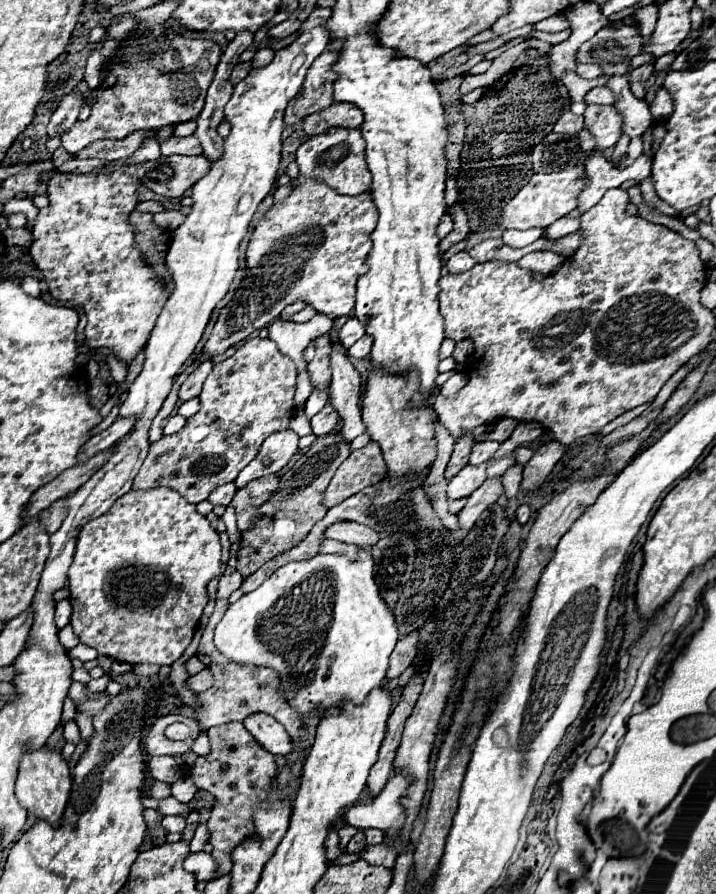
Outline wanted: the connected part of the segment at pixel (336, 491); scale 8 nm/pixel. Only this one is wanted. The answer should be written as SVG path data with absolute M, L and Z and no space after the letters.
M370 442L368 446L354 450L350 458L342 464L342 468L338 468L336 484L328 486L322 504L326 508L332 508L350 498L352 494L358 494L366 486L378 484L382 478L386 478L382 450L376 442Z

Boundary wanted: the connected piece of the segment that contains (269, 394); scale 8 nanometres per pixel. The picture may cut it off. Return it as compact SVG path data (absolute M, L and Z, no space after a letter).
M270 338L246 340L232 358L214 366L198 396L200 412L188 418L184 430L150 444L150 452L132 488L168 486L192 504L206 500L214 488L236 480L272 432L288 428L294 410L294 392L296 364Z

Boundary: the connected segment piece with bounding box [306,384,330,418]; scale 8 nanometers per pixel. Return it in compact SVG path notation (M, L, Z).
M328 384L326 388L322 388L322 390L316 388L316 390L310 394L308 402L306 402L306 416L312 418L322 406L328 404L328 400L330 400L330 384Z

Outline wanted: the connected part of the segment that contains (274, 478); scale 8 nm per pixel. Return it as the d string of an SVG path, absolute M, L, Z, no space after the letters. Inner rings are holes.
M270 474L264 478L256 478L246 488L236 492L232 504L236 506L240 532L254 528L254 518L258 508L272 498L272 494L278 490L278 482L280 482L280 474Z

